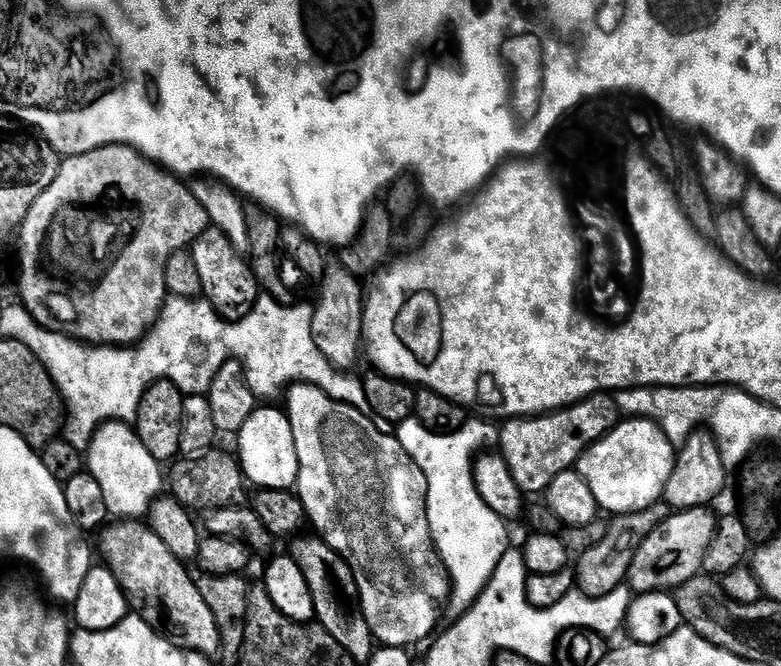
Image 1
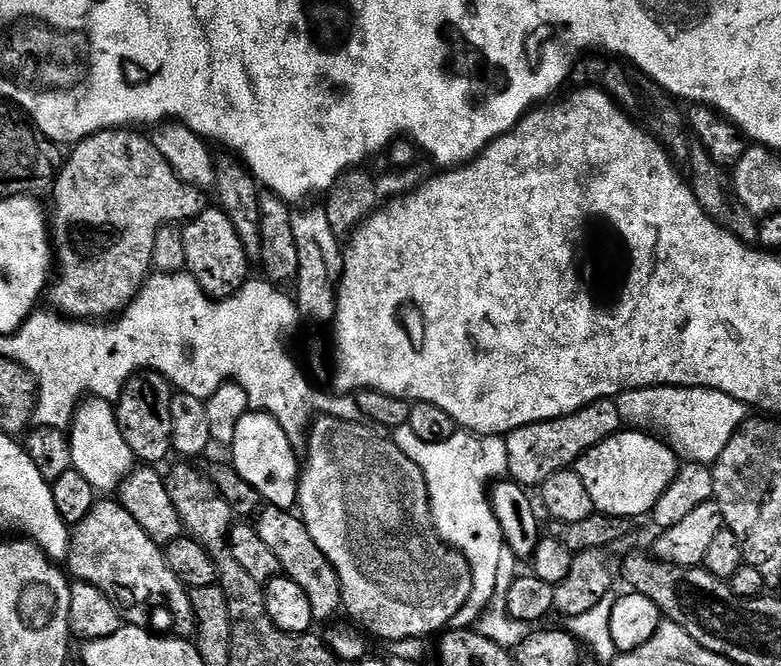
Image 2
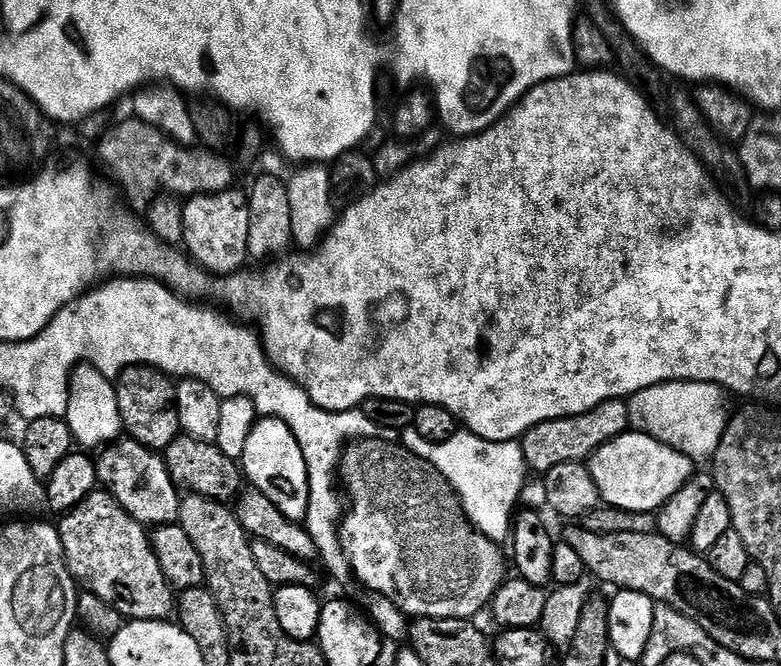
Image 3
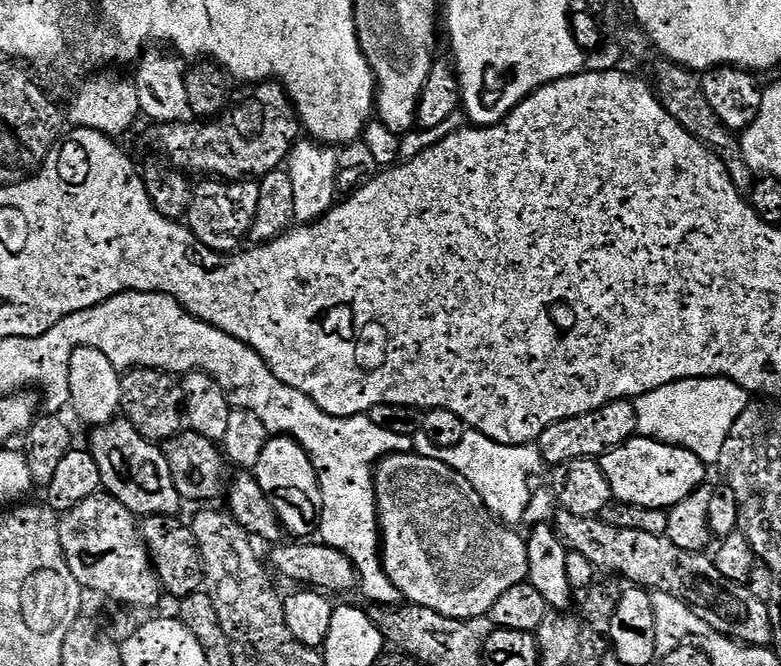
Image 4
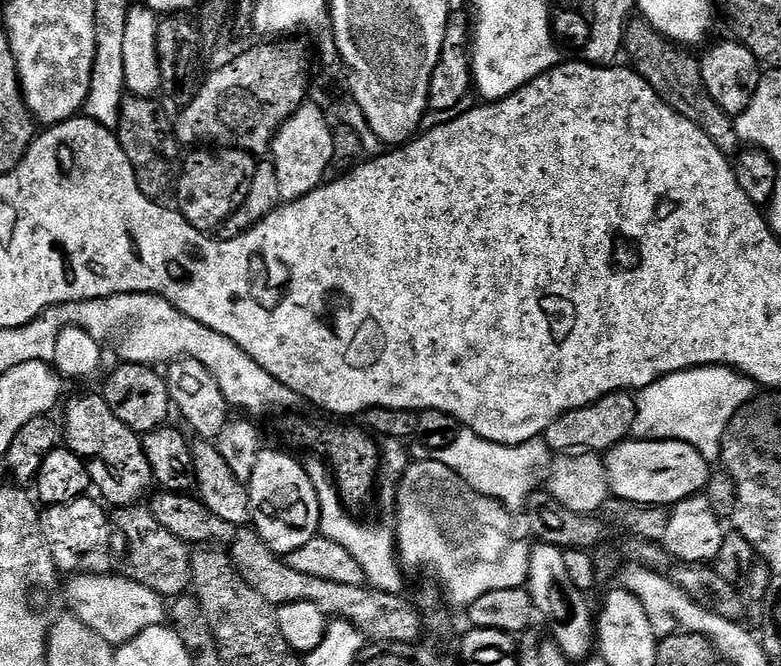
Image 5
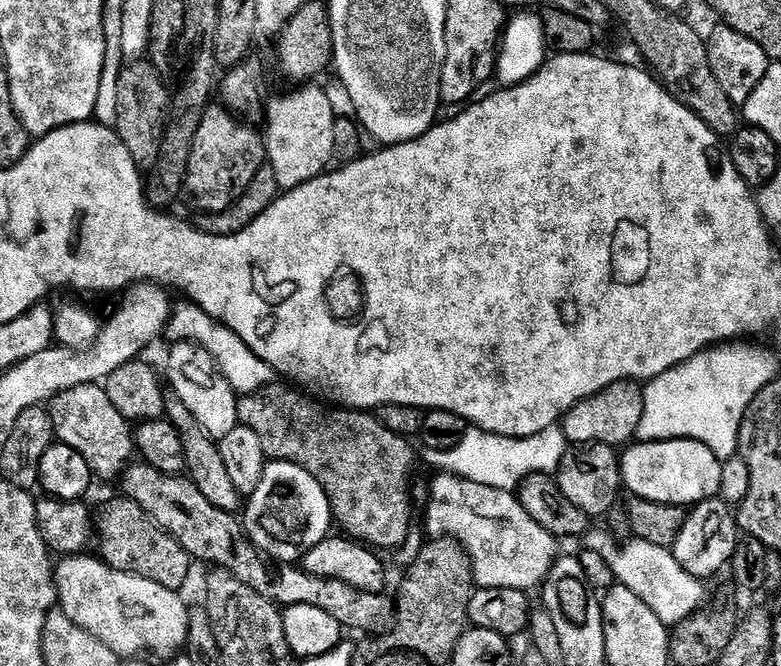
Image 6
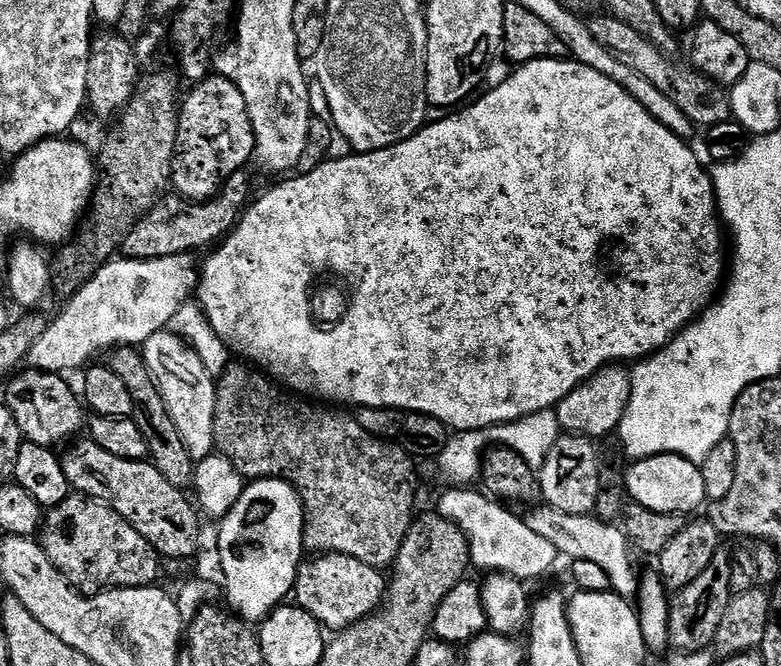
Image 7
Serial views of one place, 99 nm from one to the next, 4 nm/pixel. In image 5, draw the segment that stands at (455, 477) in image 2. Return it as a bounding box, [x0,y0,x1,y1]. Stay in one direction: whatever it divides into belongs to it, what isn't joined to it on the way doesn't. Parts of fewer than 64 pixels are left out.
[434,430,554,510]

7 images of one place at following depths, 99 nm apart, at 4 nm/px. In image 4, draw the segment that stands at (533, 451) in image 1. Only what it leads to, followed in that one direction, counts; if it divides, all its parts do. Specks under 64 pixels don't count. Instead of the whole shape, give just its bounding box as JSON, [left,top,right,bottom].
[538,399,637,465]

